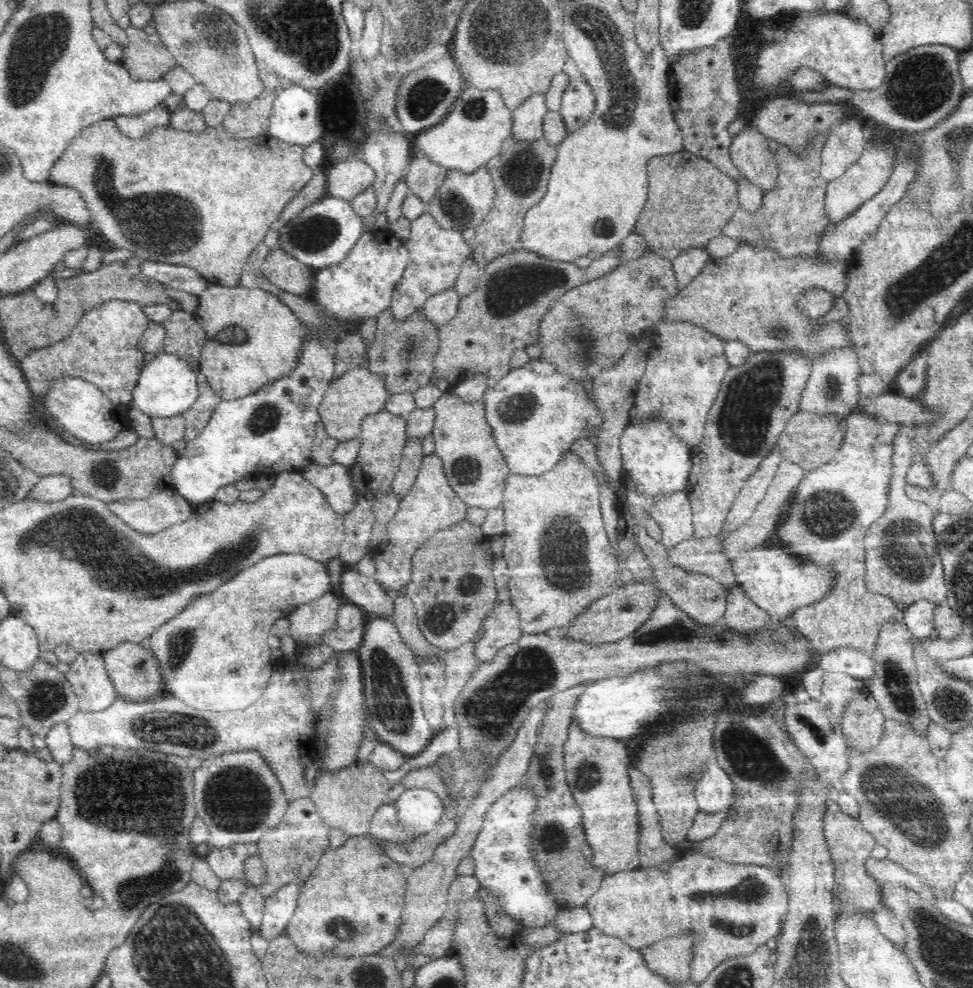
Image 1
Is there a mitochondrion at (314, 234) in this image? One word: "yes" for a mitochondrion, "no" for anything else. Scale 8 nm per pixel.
yes

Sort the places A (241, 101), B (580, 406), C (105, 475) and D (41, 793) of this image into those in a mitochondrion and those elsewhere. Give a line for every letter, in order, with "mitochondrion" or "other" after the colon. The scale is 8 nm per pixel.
A: other
B: other
C: mitochondrion
D: other

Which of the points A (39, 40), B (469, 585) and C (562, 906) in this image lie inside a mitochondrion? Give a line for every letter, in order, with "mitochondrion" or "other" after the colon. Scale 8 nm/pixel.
A: mitochondrion
B: mitochondrion
C: other

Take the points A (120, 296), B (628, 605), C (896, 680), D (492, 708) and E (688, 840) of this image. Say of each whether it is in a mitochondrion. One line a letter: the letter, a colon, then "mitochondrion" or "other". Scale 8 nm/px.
A: other
B: mitochondrion
C: mitochondrion
D: mitochondrion
E: other

